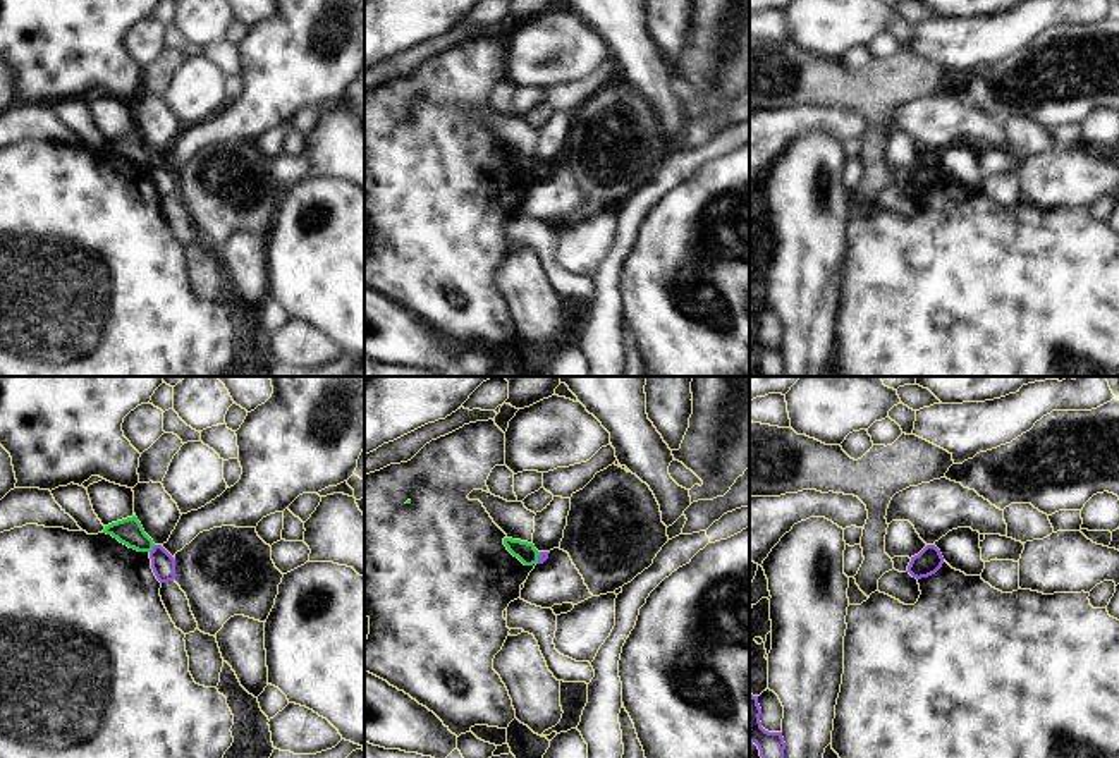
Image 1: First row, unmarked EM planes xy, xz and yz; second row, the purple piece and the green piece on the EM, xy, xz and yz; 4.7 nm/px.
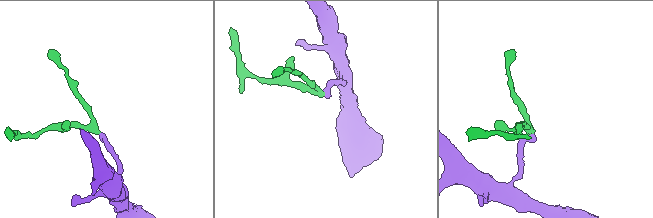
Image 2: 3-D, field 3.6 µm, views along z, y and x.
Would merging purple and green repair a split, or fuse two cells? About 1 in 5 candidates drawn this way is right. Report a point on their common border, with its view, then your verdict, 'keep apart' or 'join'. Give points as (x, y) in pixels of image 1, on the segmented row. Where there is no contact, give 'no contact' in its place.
contact xy (153, 549); keep apart

